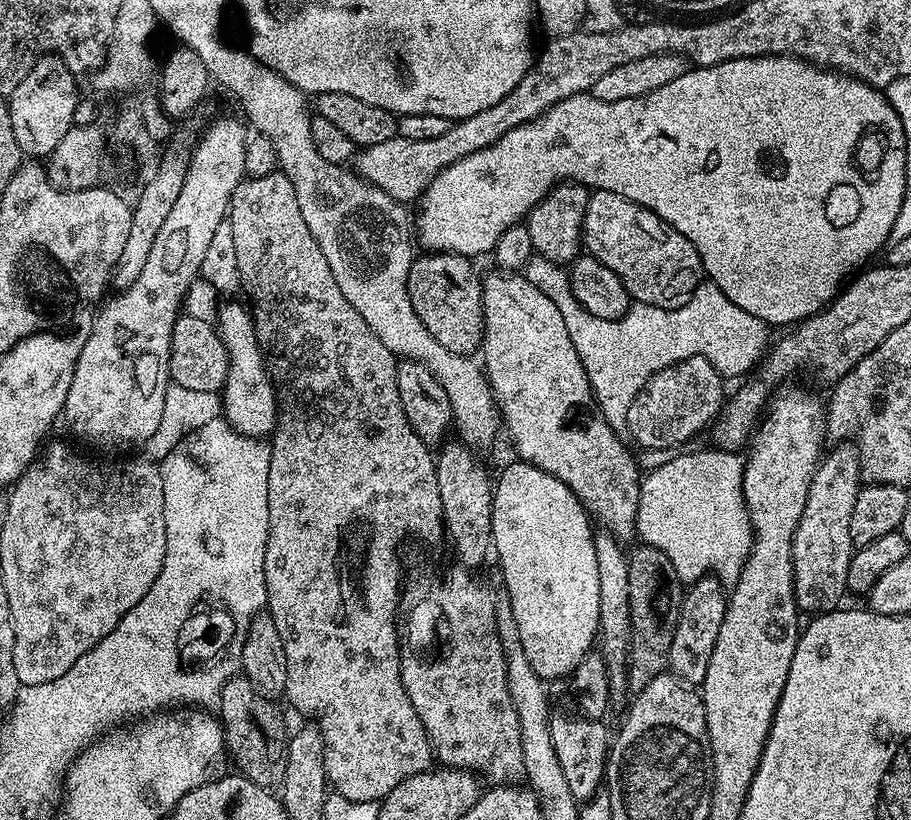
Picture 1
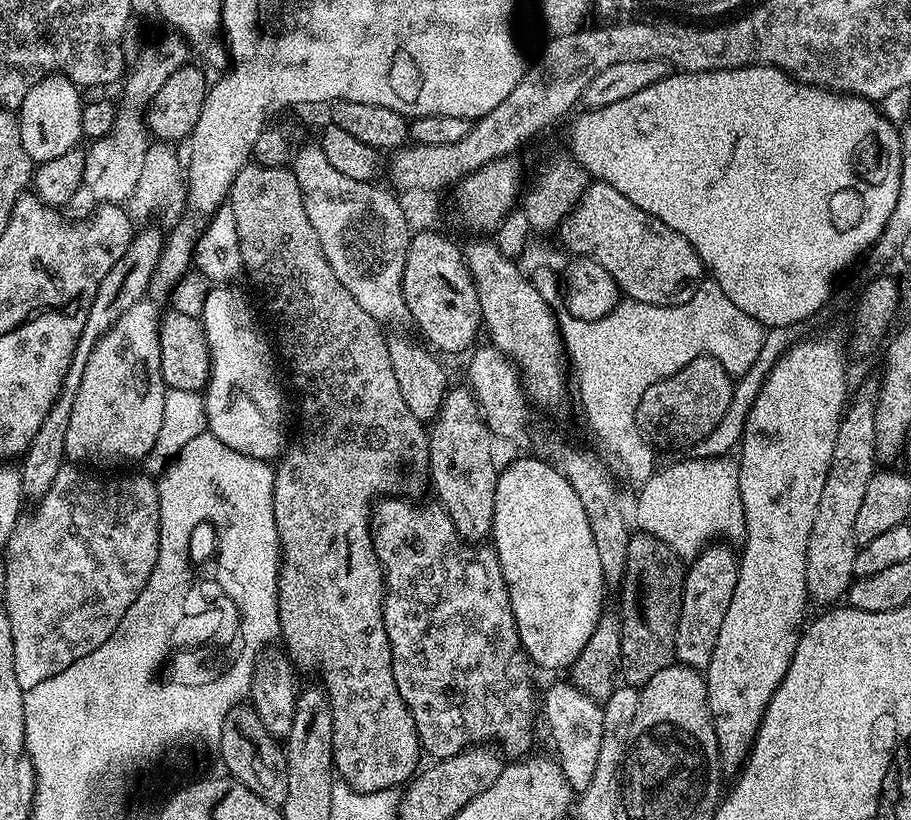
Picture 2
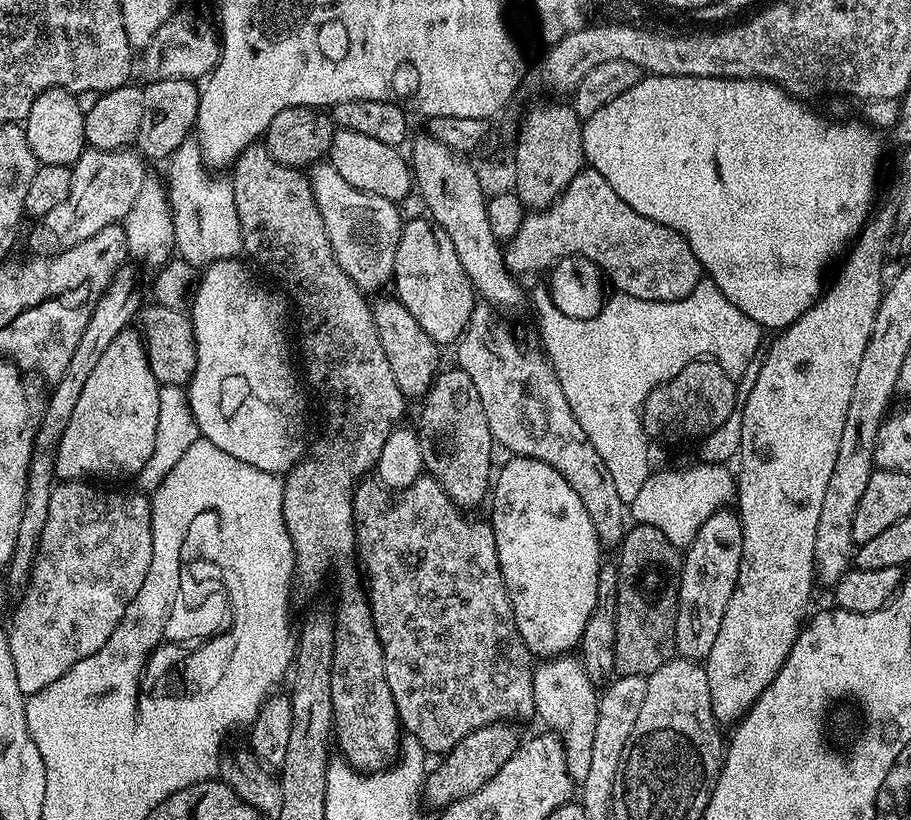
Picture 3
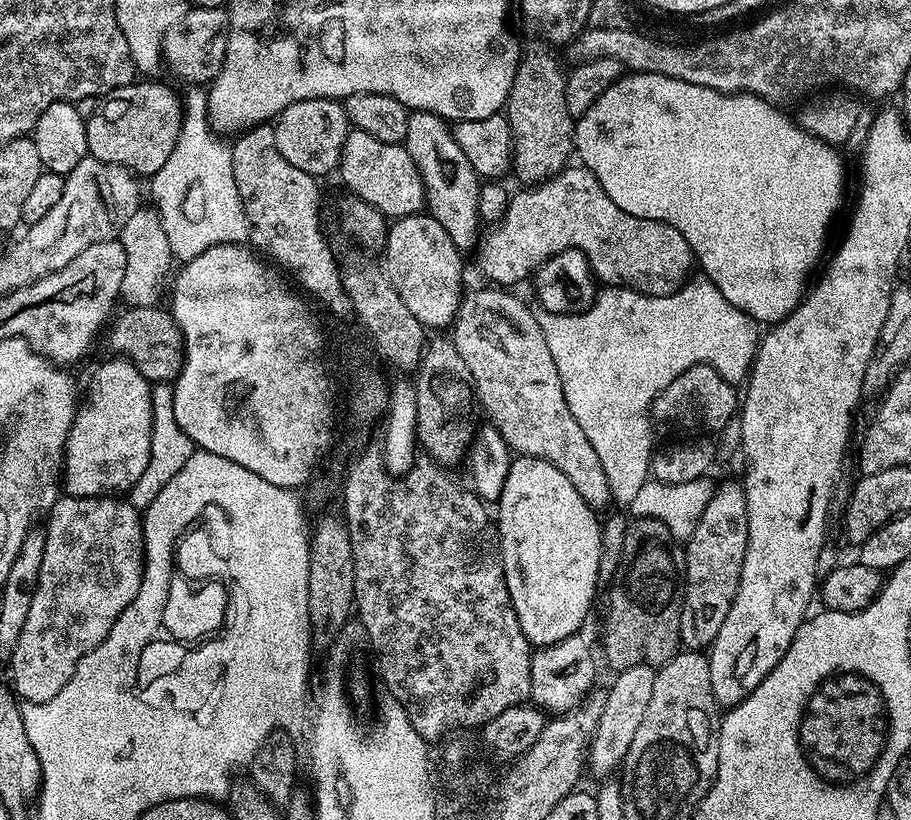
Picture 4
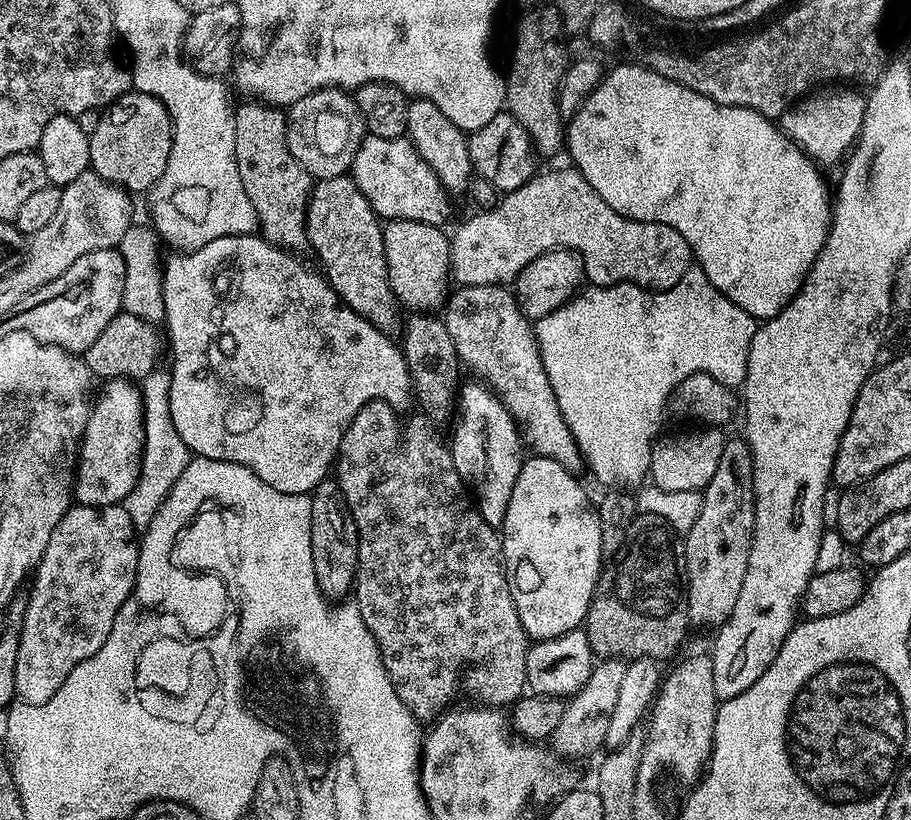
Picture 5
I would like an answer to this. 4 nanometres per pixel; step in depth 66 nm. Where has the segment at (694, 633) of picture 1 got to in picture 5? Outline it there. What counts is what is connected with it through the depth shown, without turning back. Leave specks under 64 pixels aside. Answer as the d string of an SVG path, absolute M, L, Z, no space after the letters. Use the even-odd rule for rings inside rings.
M725 439L718 470L714 470L714 478L702 489L702 510L698 510L698 519L682 540L688 618L693 625L723 624L730 610L734 610L742 578L746 578L756 503L752 490L752 452L747 439L739 439Z

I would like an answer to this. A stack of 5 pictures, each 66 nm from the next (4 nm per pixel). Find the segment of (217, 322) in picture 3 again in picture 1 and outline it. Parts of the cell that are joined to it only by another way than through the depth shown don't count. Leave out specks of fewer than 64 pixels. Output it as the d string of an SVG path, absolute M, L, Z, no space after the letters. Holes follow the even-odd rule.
M226 303L218 312L220 341L228 351L228 377L222 389L222 416L233 432L264 438L276 426L276 389L264 362L264 353L252 325L252 314L240 304Z

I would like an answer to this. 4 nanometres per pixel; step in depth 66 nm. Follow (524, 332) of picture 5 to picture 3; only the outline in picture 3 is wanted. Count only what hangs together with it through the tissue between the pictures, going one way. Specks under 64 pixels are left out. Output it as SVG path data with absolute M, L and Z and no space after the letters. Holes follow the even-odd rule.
M477 303L464 335L454 345L455 363L470 374L470 382L478 389L478 398L482 398L493 441L499 447L501 444L509 448L512 456L538 458L538 462L554 466L570 482L570 490L582 498L601 545L619 545L626 531L626 502L618 498L618 490L602 458L598 458L598 450L590 446L586 430L574 418L556 371L539 351L524 352L511 326L500 316L503 315L491 304Z

